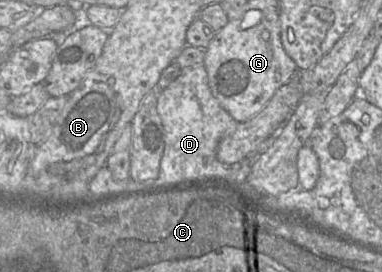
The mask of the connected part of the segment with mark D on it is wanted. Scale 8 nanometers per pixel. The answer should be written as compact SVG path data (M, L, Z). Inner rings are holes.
M203 64L181 69L180 75L164 90L158 93L157 112L162 121L165 141L158 177L153 181L145 182L135 182L132 178L120 181L113 178L107 166L103 166L88 185L92 203L117 195L158 191L171 187L205 182L222 181L234 188L235 185L230 181L230 177L232 172L231 167L236 165L236 163L221 163L216 157L216 150L219 142L231 134L239 123L229 115L212 95L208 84L207 72Z

